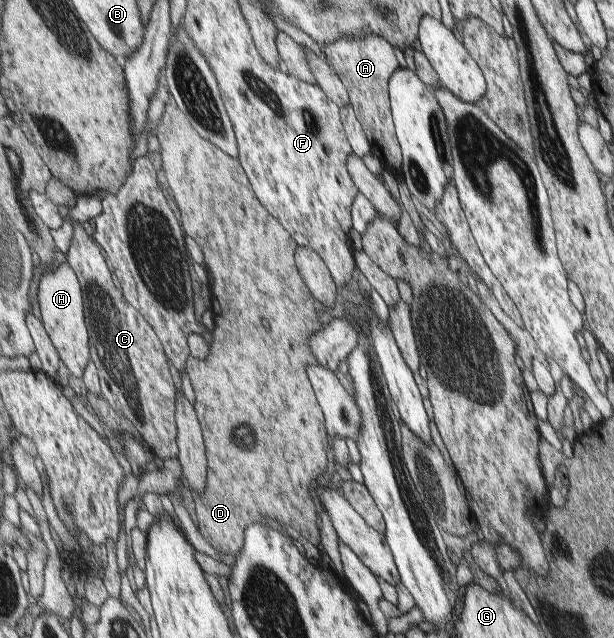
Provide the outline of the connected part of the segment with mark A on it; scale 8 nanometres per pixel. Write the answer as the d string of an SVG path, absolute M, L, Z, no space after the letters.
M368 34L368 36L342 37L328 44L323 44L322 50L327 63L334 69L338 78L347 90L349 104L360 122L364 134L372 138L380 146L386 166L394 168L398 176L400 166L400 152L394 138L395 126L391 118L391 108L387 97L388 79L396 71L396 58L392 45L382 36Z

